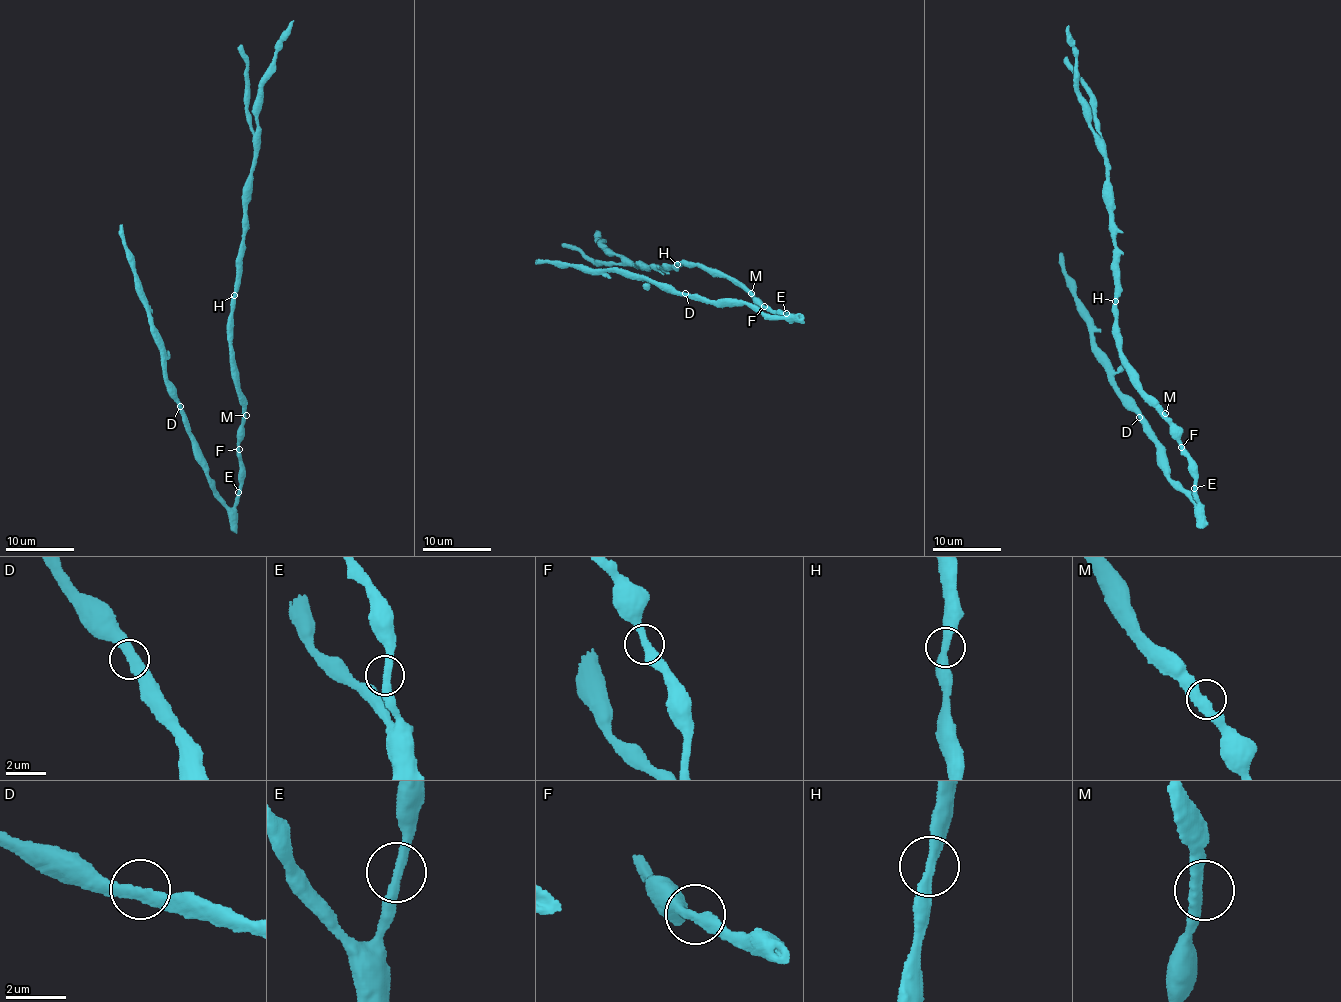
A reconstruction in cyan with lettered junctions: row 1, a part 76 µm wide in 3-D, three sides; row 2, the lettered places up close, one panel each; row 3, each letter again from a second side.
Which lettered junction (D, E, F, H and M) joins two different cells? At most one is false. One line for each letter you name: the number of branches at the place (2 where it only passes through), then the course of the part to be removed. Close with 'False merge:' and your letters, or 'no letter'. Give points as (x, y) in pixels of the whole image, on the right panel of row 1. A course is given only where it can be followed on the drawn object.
False merge: no letter

